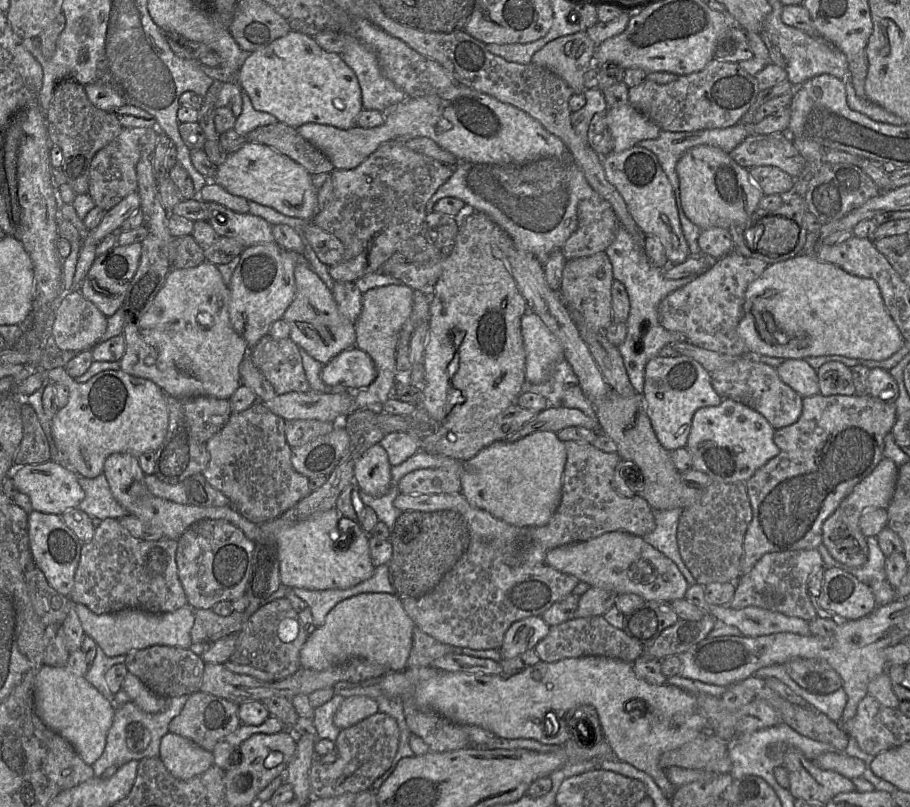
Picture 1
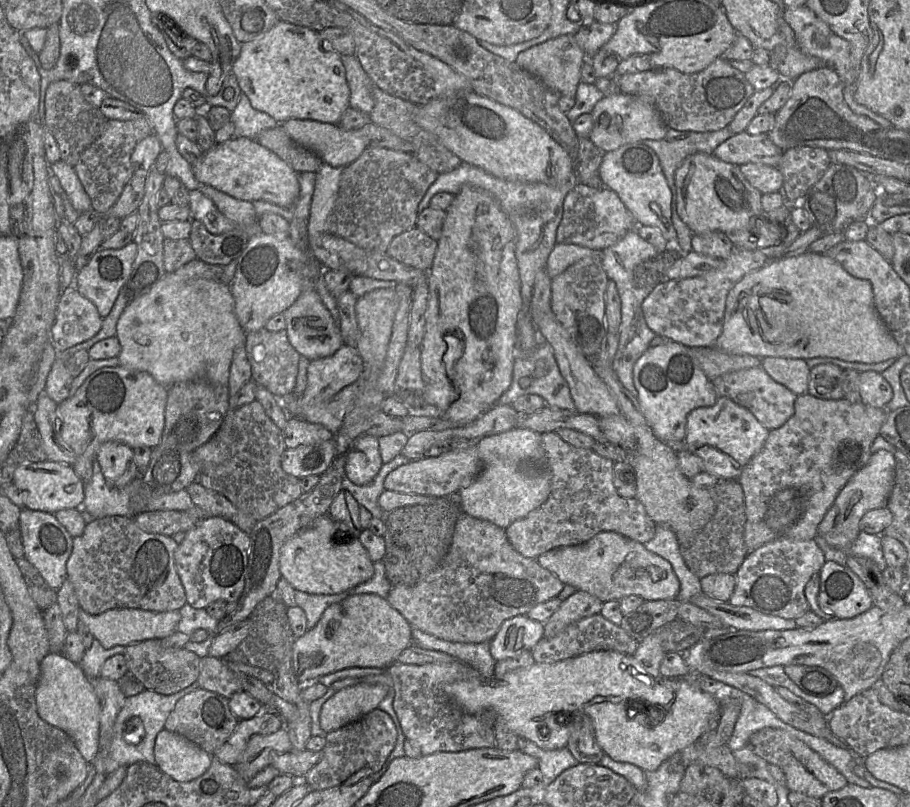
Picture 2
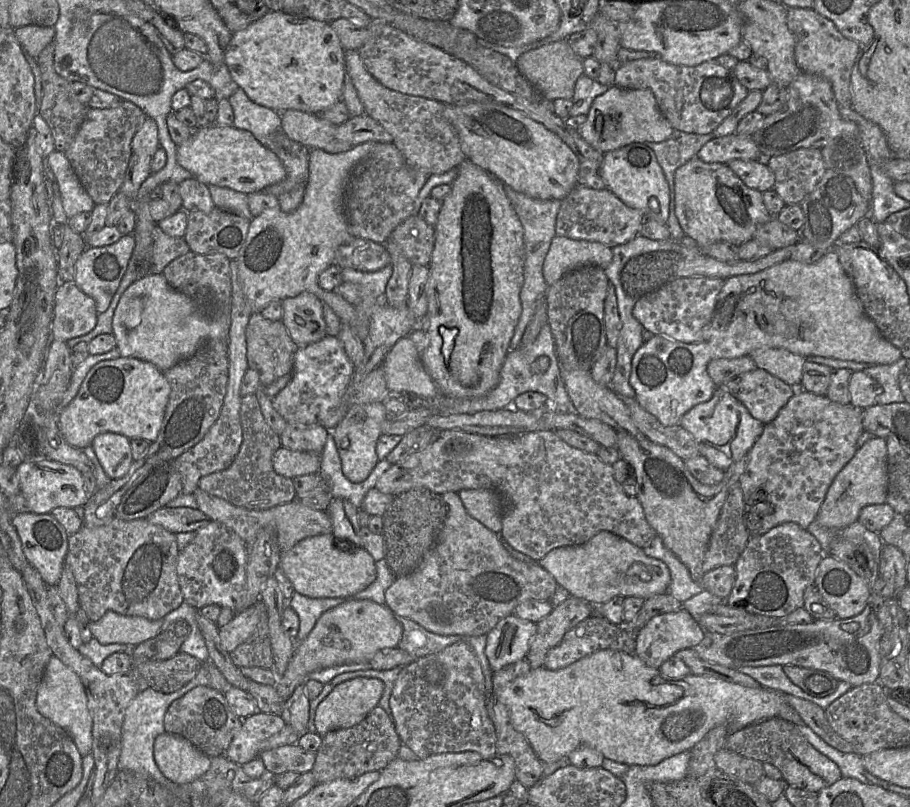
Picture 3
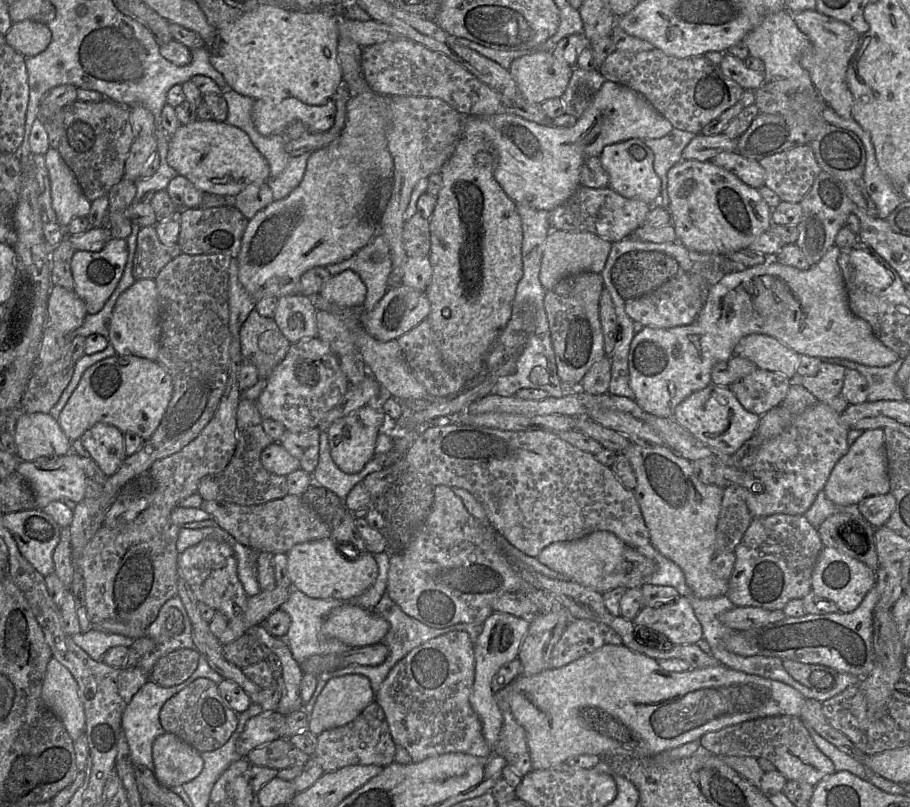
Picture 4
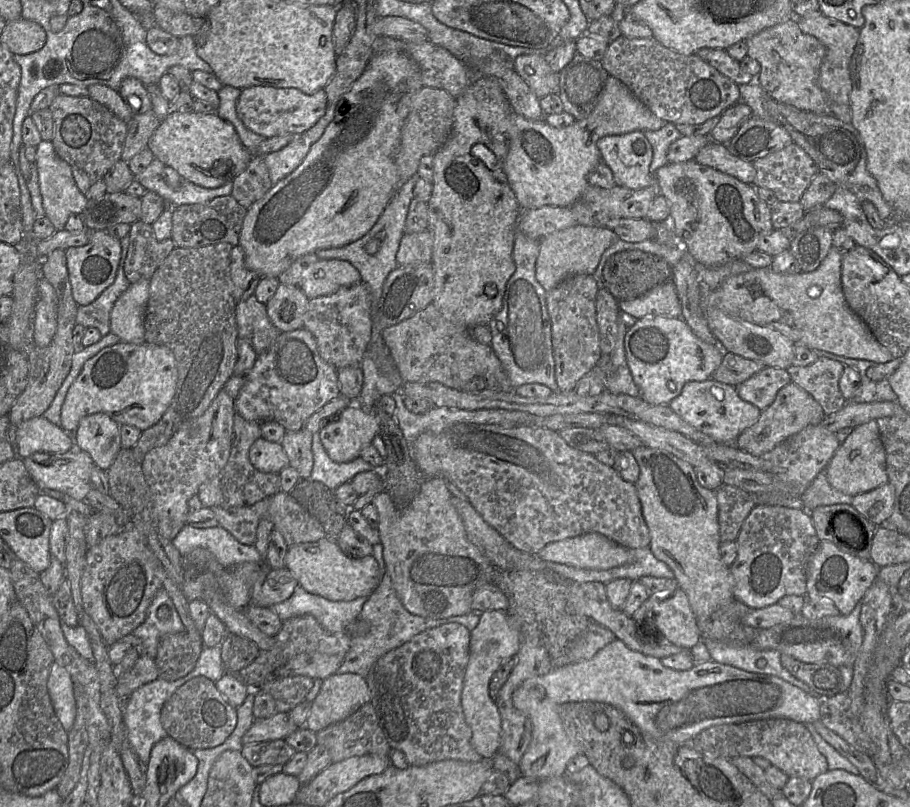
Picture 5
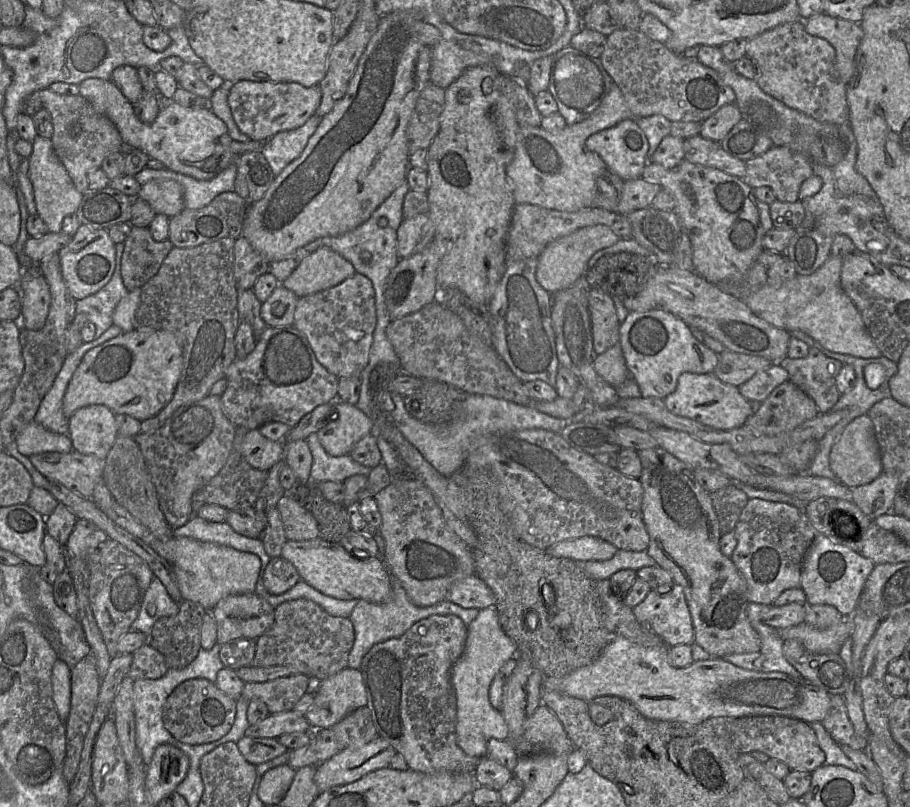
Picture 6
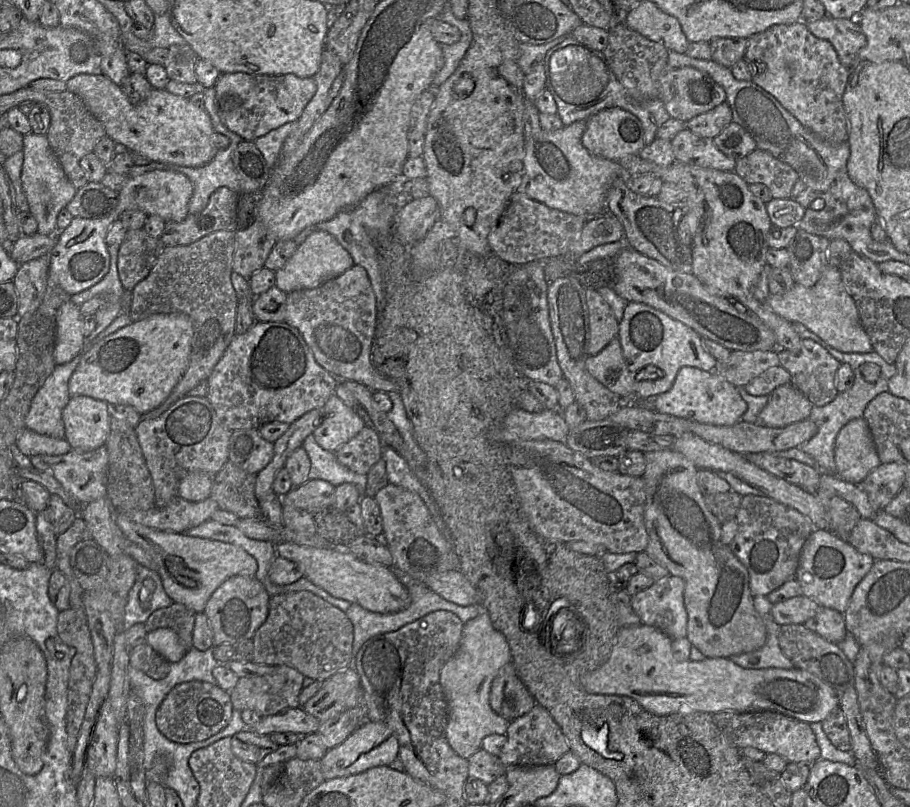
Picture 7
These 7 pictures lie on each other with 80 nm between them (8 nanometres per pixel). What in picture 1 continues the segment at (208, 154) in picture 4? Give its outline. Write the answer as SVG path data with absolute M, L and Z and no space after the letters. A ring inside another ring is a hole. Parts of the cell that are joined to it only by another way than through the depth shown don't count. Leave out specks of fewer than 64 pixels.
M247 142L217 166L215 184L232 195L268 206L290 217L312 220L318 210L318 189L300 164L270 146Z

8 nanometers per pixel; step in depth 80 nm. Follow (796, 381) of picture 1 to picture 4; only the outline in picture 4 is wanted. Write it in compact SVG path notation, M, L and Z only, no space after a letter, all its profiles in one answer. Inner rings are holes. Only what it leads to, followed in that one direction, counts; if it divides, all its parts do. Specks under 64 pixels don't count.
M750 334L737 343L736 356L751 360L758 369L780 373L789 379L797 374L800 355L776 338Z

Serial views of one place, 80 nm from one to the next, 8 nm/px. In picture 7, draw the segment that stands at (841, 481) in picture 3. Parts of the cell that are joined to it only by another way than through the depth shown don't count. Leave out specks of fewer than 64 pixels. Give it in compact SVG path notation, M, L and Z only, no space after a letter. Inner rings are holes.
M863 417L850 420L837 434L834 462L836 474L856 485L881 464L870 429Z

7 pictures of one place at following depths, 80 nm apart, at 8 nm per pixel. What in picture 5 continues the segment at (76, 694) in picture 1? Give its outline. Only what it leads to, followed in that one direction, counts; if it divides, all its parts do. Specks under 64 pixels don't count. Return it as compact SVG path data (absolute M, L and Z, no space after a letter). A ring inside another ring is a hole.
M56 661L50 668L47 689L55 714L64 730L68 732L73 726L77 713L73 682L69 672Z

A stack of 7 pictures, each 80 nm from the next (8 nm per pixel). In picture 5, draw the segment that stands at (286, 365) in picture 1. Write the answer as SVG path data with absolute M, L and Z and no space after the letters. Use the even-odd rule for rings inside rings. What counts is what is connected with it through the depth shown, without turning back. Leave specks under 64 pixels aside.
M255 294L237 303L236 324L238 338L249 340L257 355L268 350L280 333Z

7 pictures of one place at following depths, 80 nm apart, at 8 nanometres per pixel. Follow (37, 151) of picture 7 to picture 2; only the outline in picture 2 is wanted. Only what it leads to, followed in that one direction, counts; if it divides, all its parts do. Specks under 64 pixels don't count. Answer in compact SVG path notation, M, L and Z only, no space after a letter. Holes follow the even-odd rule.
M61 159L50 164L50 168L58 177L71 205L77 212L84 213L93 209L91 199L73 167Z

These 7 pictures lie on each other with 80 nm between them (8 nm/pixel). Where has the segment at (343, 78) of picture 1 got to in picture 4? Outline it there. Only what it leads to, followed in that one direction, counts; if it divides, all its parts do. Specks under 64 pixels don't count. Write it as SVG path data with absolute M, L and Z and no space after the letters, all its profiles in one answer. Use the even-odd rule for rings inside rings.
M263 1L254 11L244 14L223 28L217 29L216 38L214 38L213 43L209 43L206 47L210 52L211 64L223 75L232 90L255 100L272 99L274 101L281 101L285 98L294 97L309 105L321 105L333 99L339 88L343 85L342 70L337 53L339 38L338 25L340 20L341 18L336 18L321 10L296 10L277 3Z

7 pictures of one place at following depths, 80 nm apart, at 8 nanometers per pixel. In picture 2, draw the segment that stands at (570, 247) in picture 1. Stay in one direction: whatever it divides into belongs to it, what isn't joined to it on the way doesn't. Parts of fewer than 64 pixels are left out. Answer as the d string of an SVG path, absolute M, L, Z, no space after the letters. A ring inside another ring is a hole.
M577 183L564 200L563 216L557 229L556 241L603 251L637 226L634 216L613 190L605 186L594 188Z

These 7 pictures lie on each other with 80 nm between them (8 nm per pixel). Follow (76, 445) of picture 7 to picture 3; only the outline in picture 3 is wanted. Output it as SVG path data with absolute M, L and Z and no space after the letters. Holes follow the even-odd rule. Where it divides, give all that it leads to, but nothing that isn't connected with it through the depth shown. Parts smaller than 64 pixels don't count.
M105 432L98 434L91 447L103 471L110 479L119 479L127 474L132 462L130 441L121 434Z

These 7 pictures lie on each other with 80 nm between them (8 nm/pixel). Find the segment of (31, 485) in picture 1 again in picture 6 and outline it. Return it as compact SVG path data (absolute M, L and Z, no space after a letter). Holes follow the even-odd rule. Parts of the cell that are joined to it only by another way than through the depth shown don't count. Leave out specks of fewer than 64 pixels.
M76 451L45 452L28 457L36 470L50 482L60 483L73 493L91 498L96 484L102 481L105 461Z

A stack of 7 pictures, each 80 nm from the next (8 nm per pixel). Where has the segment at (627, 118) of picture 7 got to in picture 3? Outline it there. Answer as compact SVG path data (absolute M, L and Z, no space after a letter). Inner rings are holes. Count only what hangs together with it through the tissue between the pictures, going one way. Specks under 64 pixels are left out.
M634 142L604 154L601 176L607 188L627 206L639 210L646 218L667 224L670 202L669 186L654 151L645 143Z

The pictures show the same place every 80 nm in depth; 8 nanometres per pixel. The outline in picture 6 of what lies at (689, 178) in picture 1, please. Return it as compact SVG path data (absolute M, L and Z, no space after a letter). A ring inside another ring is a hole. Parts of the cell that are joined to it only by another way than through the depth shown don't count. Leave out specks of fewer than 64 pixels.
M686 160L673 168L648 162L642 177L674 196L673 212L691 243L693 271L716 286L739 282L757 261L762 239L773 228L769 205L758 200L742 179Z

